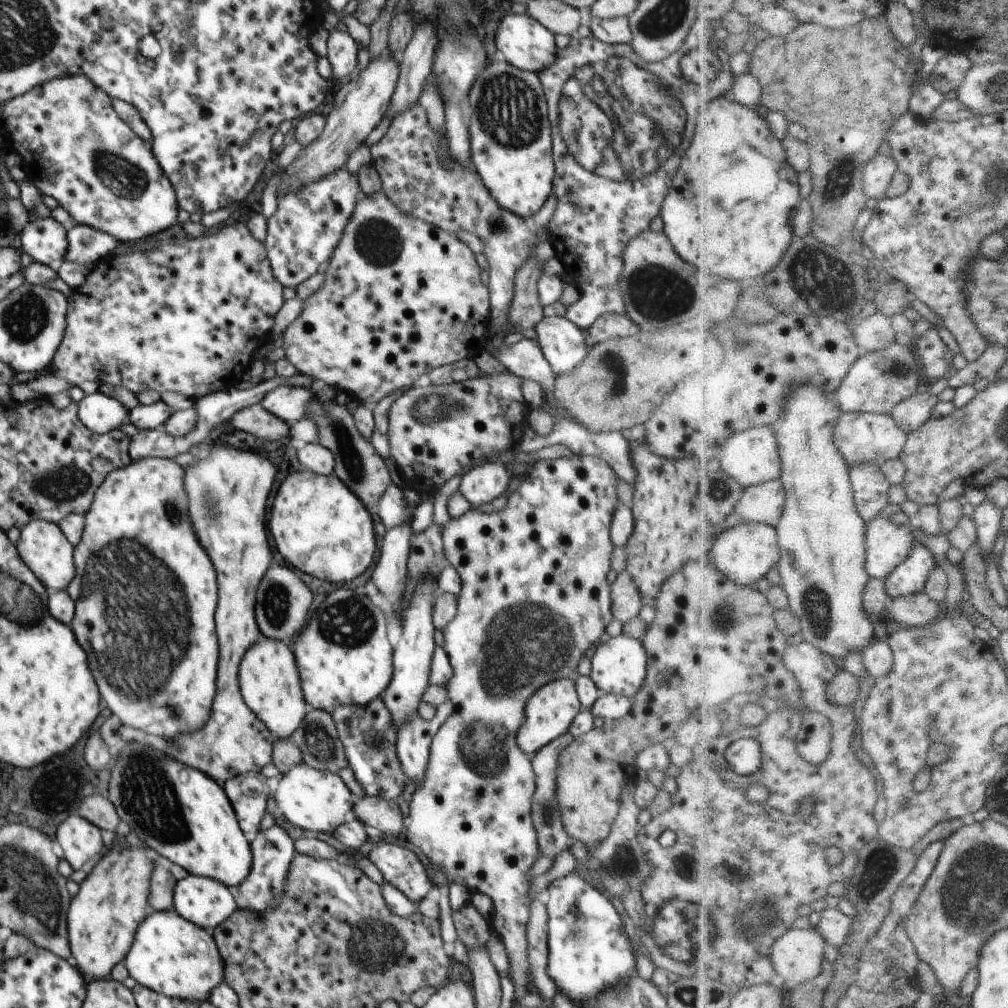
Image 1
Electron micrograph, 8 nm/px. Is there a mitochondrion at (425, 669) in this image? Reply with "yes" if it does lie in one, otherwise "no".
no

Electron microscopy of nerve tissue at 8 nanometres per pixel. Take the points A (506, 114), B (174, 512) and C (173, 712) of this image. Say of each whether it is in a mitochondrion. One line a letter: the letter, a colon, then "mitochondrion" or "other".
A: mitochondrion
B: mitochondrion
C: mitochondrion

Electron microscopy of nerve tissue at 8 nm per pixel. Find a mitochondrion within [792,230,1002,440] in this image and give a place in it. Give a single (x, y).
(897, 370)

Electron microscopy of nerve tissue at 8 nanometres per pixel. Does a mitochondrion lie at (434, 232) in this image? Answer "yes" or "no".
no

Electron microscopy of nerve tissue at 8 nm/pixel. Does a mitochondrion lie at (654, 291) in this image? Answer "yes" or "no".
yes

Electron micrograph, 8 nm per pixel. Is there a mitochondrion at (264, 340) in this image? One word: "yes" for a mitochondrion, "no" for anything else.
no

